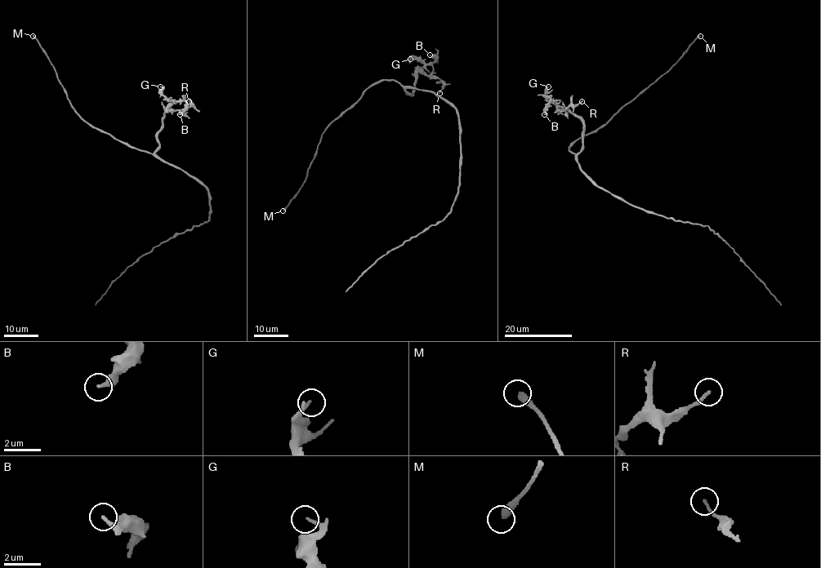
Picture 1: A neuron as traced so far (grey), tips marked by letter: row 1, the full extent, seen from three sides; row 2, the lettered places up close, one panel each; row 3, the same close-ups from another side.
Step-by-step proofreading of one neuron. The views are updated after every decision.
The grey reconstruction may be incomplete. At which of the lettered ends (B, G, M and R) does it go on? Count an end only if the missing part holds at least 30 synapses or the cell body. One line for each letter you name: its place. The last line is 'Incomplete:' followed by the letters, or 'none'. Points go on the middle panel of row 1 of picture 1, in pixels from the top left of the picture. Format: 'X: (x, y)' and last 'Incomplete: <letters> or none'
M: (283, 210)
Incomplete: M

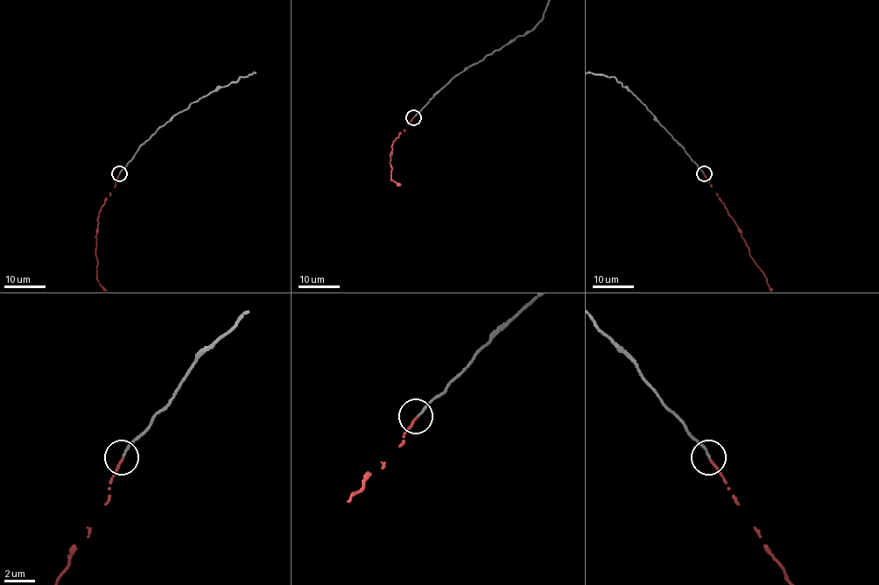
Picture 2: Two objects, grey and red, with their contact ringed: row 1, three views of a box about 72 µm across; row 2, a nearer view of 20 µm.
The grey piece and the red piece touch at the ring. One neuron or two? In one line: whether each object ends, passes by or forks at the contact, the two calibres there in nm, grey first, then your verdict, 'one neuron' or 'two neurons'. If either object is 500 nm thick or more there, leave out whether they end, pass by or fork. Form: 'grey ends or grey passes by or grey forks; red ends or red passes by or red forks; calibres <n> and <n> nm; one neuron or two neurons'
grey ends; red ends; calibres 140 and 140 nm; one neuron

